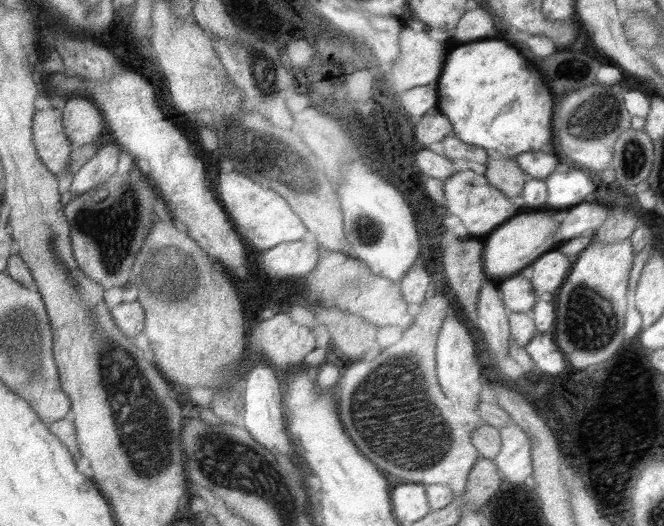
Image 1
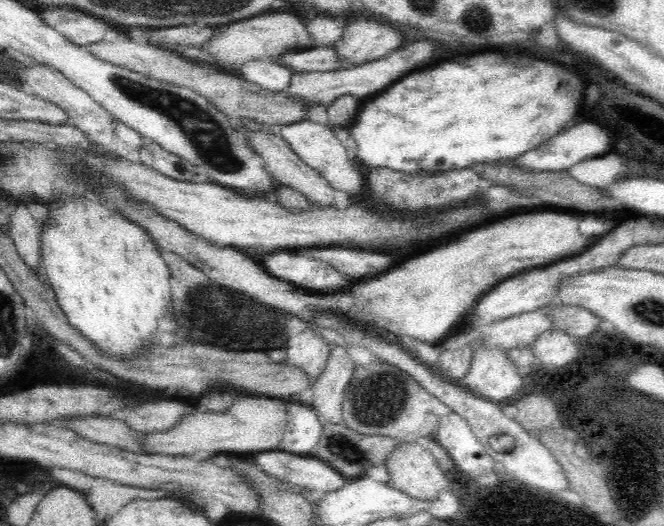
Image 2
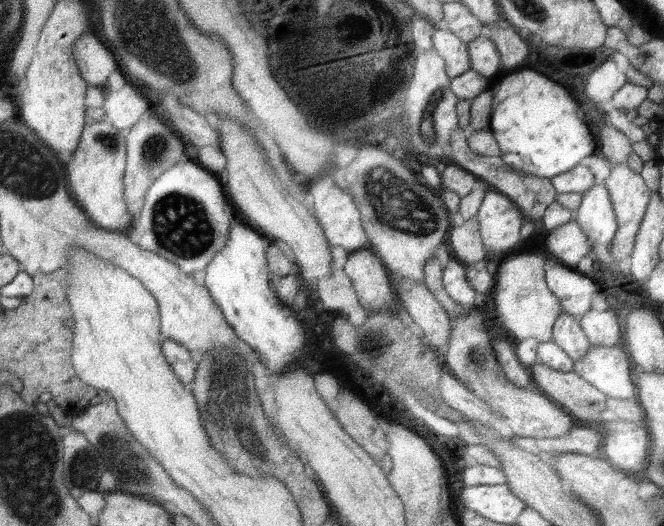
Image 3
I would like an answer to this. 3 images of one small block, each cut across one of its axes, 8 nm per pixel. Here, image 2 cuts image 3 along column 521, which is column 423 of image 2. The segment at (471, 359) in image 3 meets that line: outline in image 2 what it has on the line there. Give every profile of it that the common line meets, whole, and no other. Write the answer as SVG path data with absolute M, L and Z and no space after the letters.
M384 362L370 364L368 368L356 368L342 402L344 426L348 430L362 436L384 436L406 444L412 444L418 438L432 438L440 420L450 416L450 412L450 408L420 388L416 380Z

